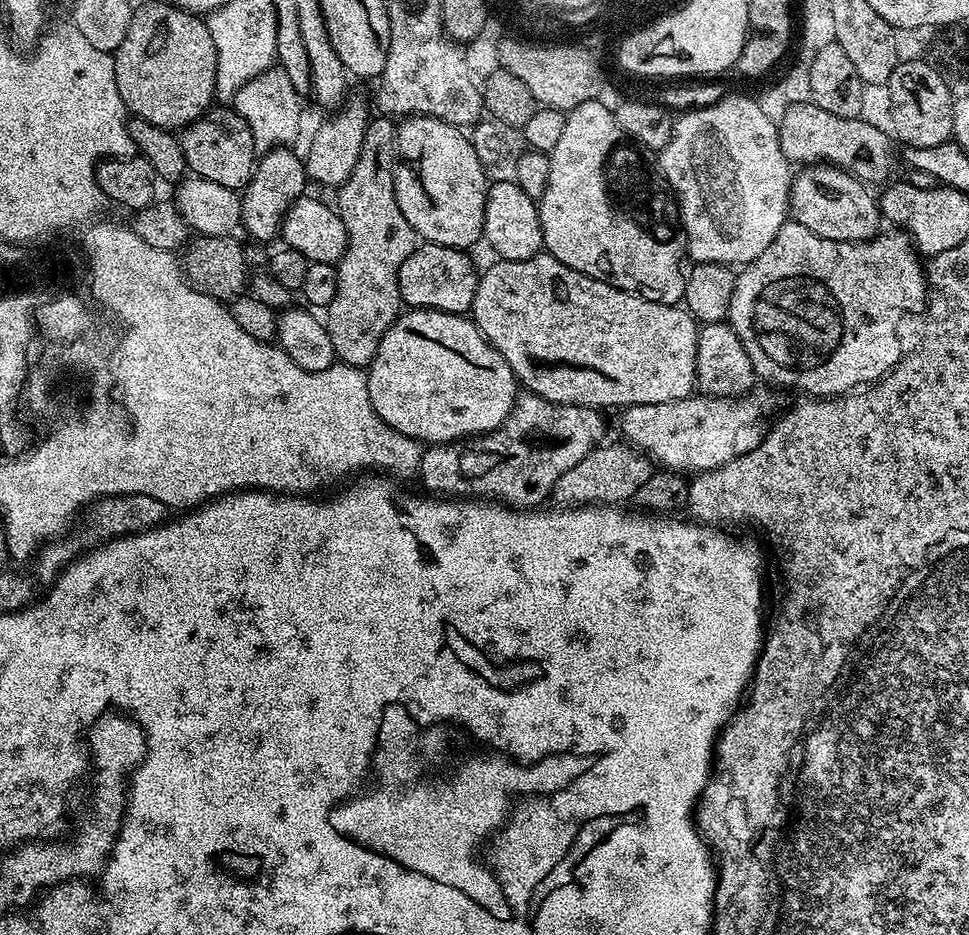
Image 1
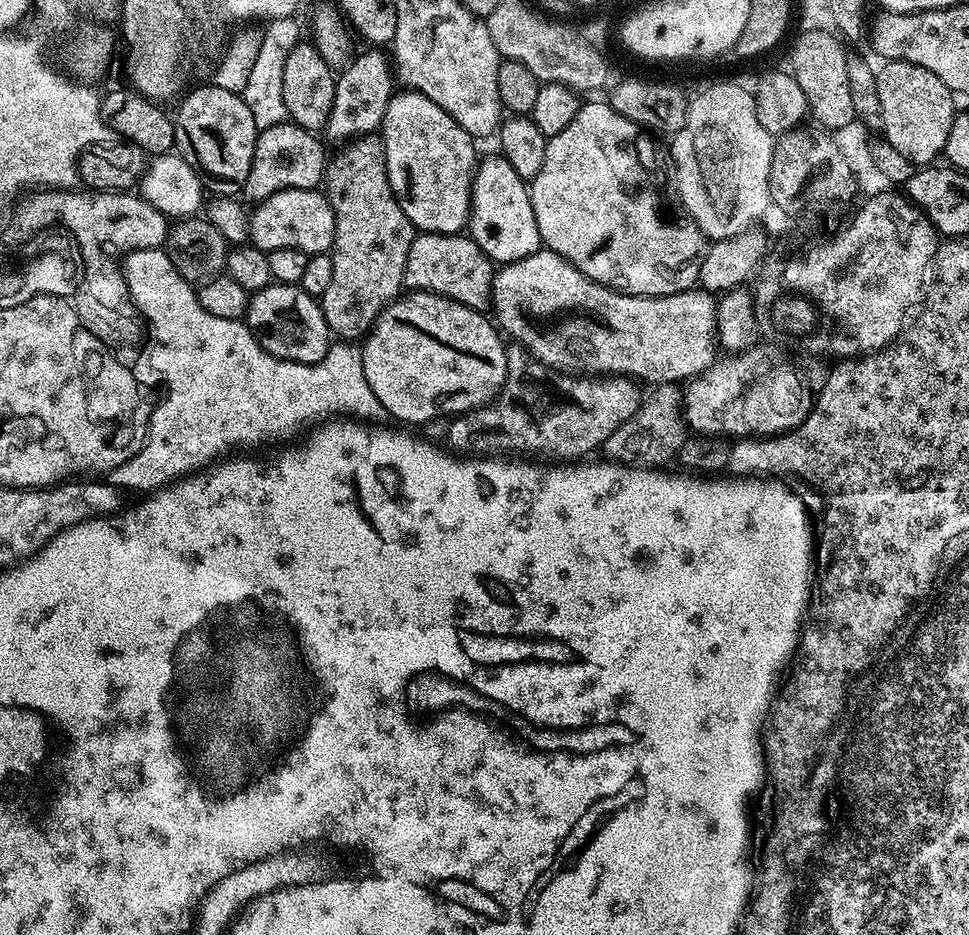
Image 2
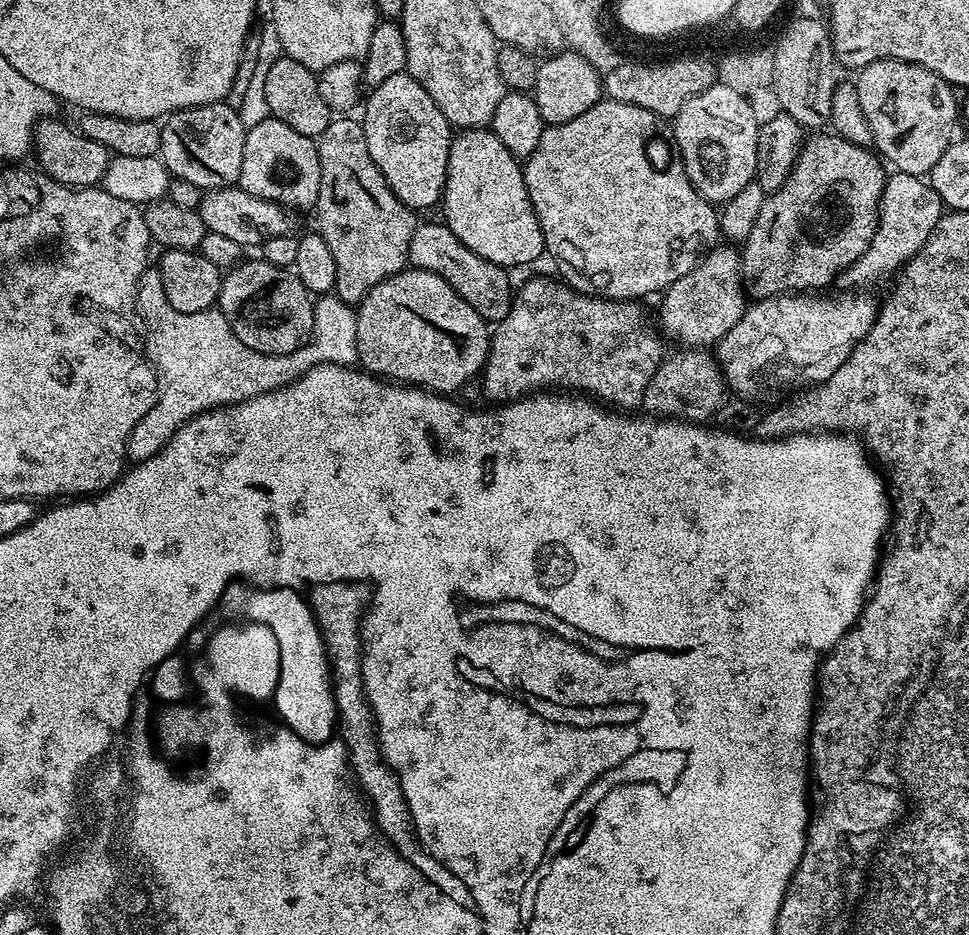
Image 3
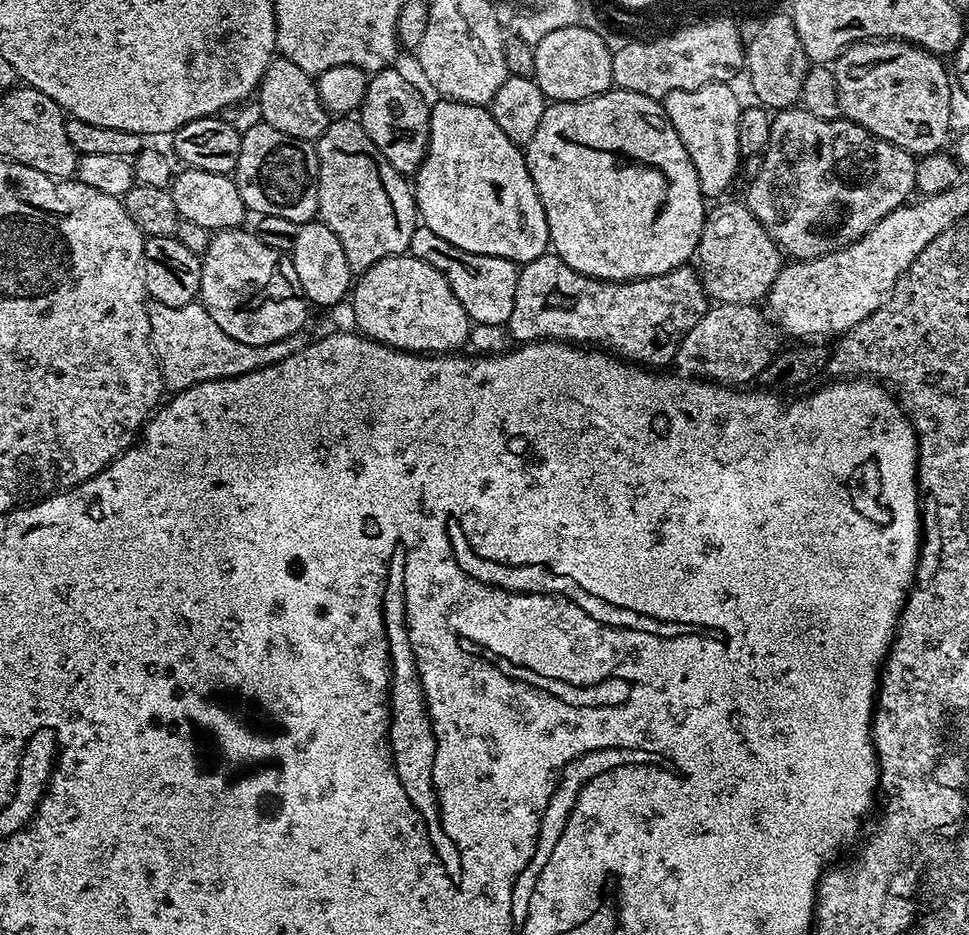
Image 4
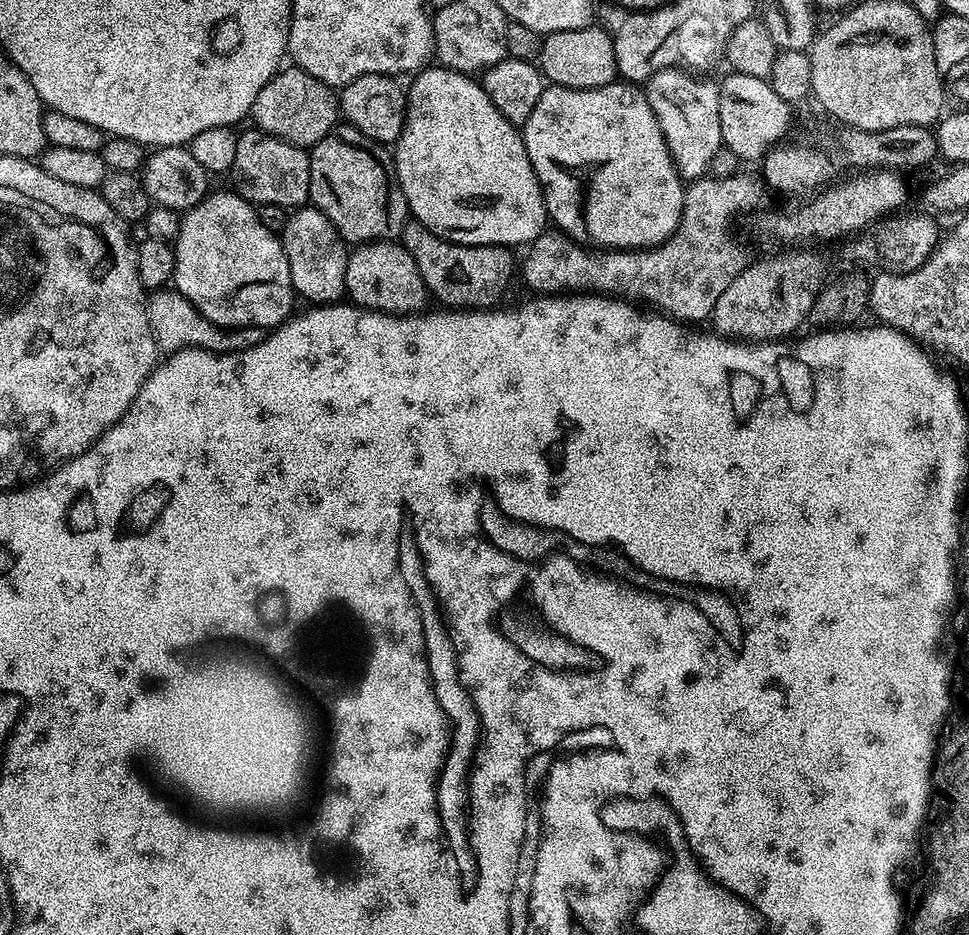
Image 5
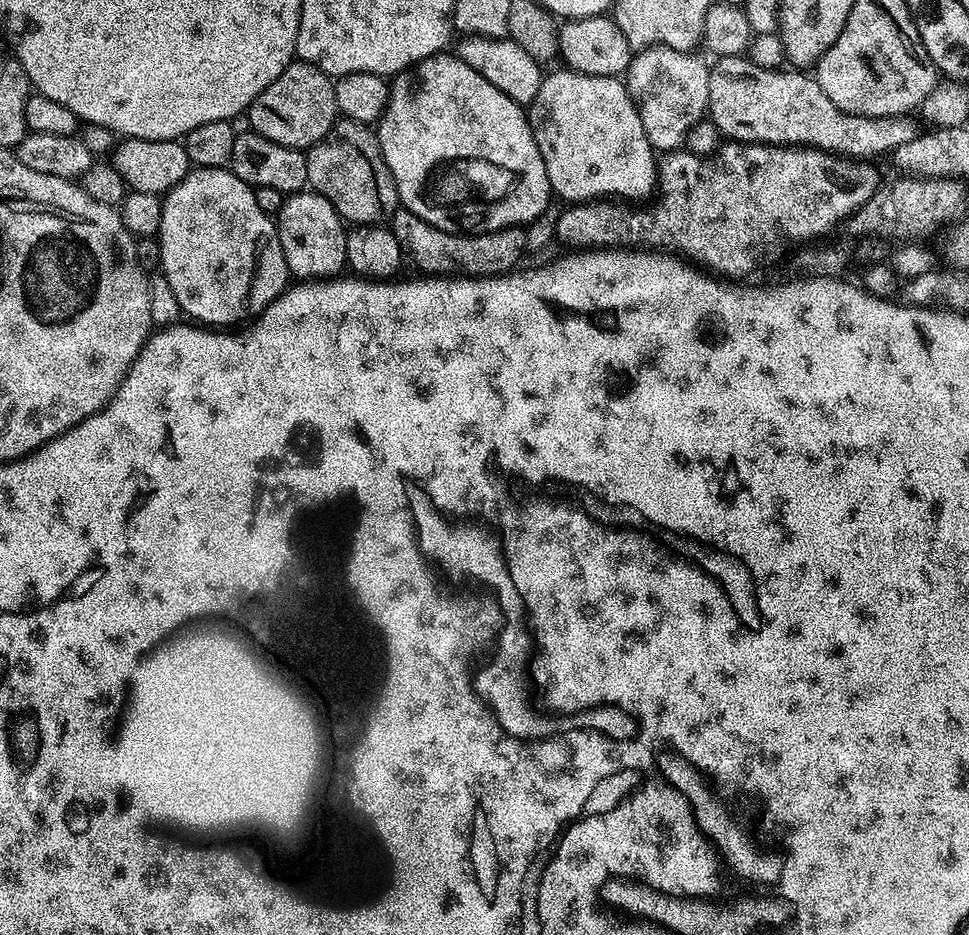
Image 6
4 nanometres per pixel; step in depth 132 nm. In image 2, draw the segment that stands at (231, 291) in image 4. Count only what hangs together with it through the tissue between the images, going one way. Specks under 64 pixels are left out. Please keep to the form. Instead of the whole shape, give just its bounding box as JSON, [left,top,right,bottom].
[246,283,330,364]

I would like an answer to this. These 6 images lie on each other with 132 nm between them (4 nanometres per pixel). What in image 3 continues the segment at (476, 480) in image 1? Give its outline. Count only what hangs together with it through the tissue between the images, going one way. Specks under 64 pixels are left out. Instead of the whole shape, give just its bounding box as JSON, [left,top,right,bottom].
[482,276,666,410]

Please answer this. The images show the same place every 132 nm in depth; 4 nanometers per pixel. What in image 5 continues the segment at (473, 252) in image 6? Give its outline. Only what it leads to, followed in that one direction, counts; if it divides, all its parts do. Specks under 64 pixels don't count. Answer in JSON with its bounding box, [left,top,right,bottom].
[398,219,512,310]

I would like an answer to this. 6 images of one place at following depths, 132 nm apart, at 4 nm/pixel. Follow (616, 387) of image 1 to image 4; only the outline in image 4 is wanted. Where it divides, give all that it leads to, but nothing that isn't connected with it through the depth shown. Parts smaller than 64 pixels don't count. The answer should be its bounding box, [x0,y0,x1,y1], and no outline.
[694,203,786,304]

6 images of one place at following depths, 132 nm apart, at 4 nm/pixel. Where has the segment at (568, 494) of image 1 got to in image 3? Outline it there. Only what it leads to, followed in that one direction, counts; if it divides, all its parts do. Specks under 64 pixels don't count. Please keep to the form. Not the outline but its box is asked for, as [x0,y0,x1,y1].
[642,346,726,422]

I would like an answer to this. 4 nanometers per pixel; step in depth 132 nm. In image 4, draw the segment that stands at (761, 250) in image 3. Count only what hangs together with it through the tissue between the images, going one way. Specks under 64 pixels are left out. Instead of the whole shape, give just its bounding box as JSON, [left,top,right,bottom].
[746,106,917,260]

